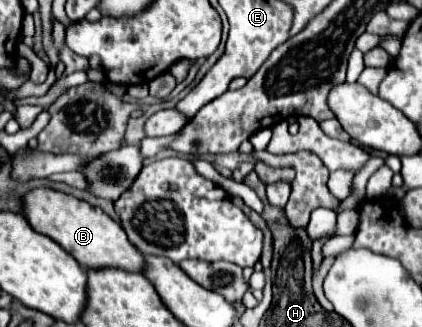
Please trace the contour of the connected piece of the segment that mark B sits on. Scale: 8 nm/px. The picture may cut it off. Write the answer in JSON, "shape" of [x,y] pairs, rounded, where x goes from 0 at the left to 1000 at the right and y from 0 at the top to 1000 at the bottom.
{"shape":[[[83,575],[55,606],[50,654],[64,667],[78,703],[145,746],[197,820],[291,820],[306,832],[339,826],[339,783],[306,740],[296,703],[239,636],[211,630],[201,612],[121,575]]]}

